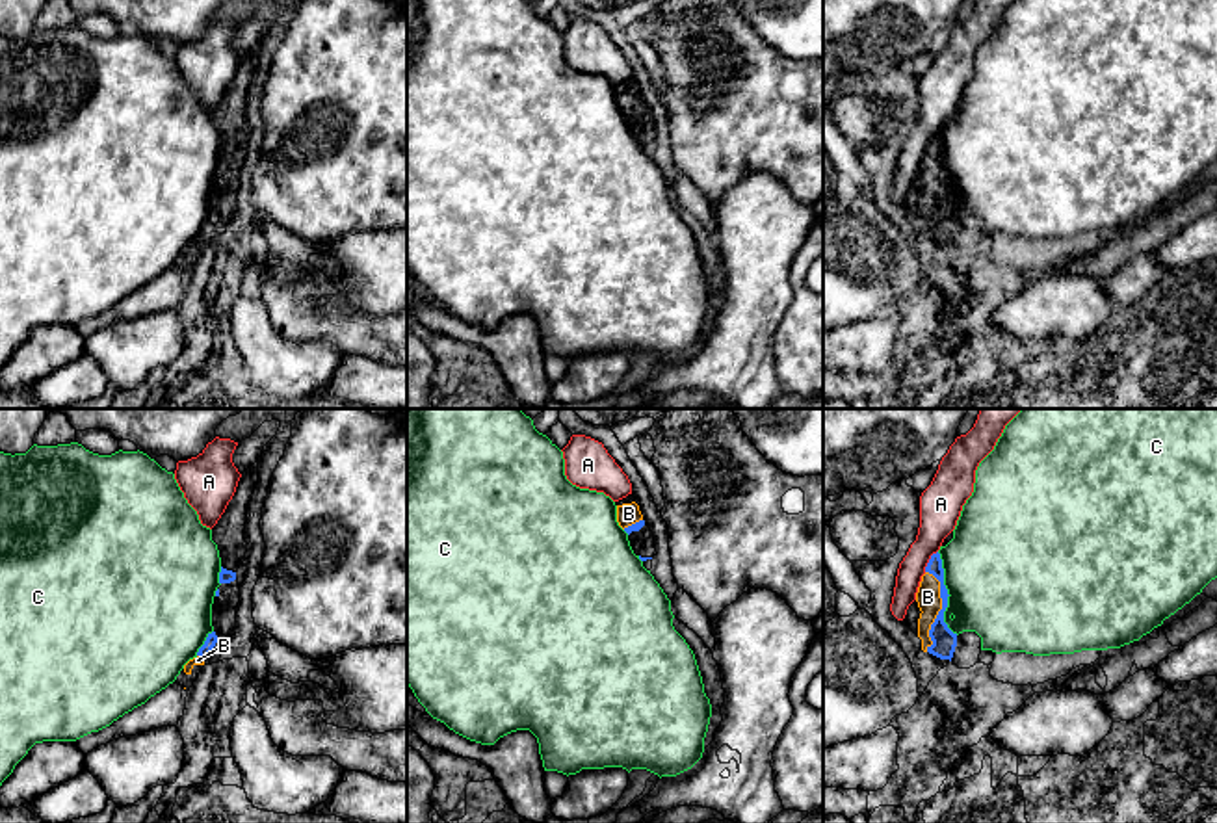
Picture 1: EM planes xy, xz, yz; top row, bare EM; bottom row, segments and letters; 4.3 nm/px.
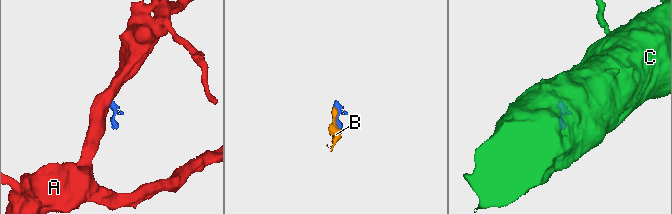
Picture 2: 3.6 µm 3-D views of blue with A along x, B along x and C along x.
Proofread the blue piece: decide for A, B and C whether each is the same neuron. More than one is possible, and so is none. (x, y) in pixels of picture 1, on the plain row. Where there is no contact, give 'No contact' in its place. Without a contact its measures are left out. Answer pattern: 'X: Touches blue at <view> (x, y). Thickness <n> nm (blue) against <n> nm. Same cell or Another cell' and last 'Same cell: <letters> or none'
A: Touches blue at yz (929, 145). Thickness 70 nm (blue) against 180 nm. Another cell
B: Touches blue at yz (939, 195). Thickness 110 nm (blue) against 110 nm. Same cell
C: Touches blue at yz (948, 179). Thickness 110 nm (blue) against 500 nm. Another cell
Same cell: B

